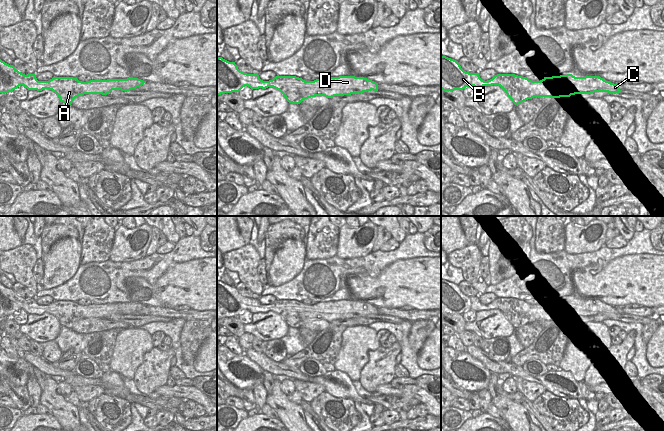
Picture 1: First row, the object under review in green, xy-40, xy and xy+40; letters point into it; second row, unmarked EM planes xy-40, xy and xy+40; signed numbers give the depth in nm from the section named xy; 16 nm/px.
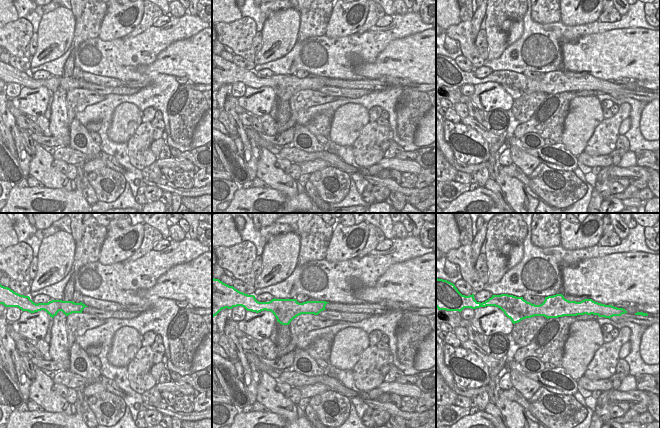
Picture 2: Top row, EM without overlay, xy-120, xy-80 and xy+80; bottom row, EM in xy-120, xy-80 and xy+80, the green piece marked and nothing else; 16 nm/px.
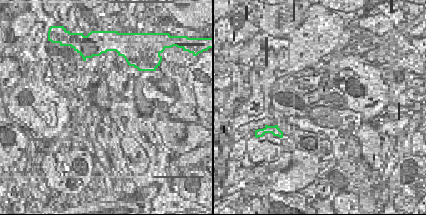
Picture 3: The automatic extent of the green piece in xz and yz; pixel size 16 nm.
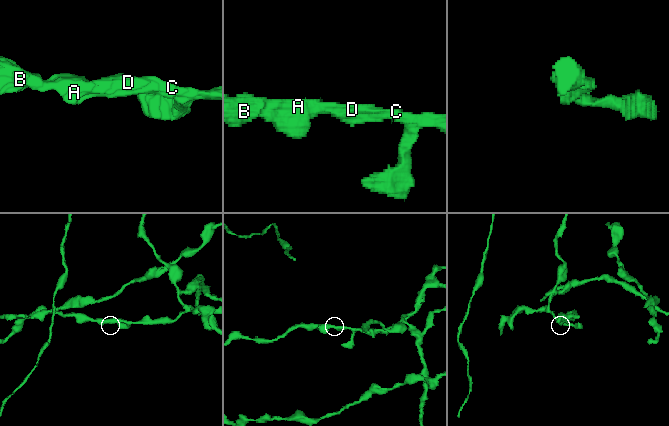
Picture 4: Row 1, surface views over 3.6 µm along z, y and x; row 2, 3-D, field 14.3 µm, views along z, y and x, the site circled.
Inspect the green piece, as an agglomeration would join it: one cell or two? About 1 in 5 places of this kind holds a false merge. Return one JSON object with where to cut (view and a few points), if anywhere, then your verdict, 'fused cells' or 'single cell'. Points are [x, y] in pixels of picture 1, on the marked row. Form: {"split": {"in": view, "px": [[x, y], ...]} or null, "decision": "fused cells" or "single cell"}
{"split": null, "decision": "single cell"}

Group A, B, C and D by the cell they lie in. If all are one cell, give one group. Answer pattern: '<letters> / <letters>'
A B C D

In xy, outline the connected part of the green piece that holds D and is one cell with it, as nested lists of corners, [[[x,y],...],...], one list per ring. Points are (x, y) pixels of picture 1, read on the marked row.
[[[217,57],[217,95],[239,92],[245,86],[252,90],[273,87],[279,90],[289,103],[297,105],[315,96],[332,98],[378,91],[378,83],[355,76],[319,78],[314,81],[305,81],[296,76],[276,76],[272,80],[263,81],[258,73],[244,73],[238,69],[235,62]]]

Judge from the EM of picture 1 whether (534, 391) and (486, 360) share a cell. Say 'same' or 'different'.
different

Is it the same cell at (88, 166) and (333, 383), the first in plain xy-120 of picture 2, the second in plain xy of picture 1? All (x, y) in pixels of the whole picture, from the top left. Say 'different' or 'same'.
different

